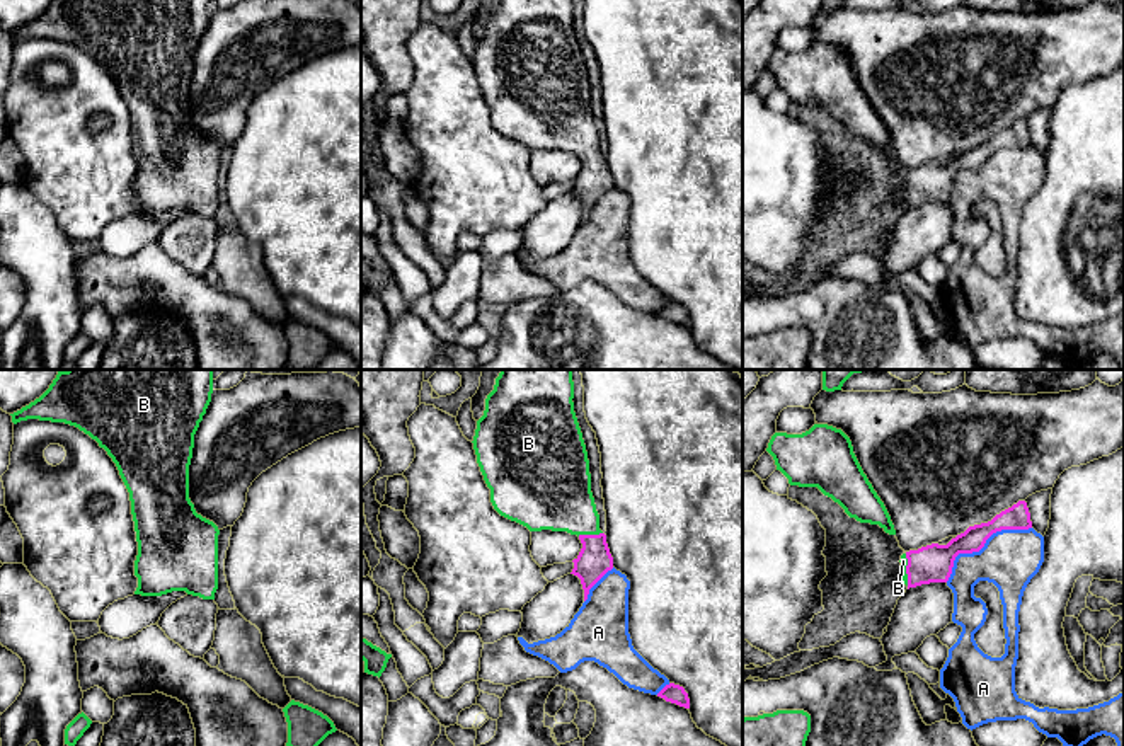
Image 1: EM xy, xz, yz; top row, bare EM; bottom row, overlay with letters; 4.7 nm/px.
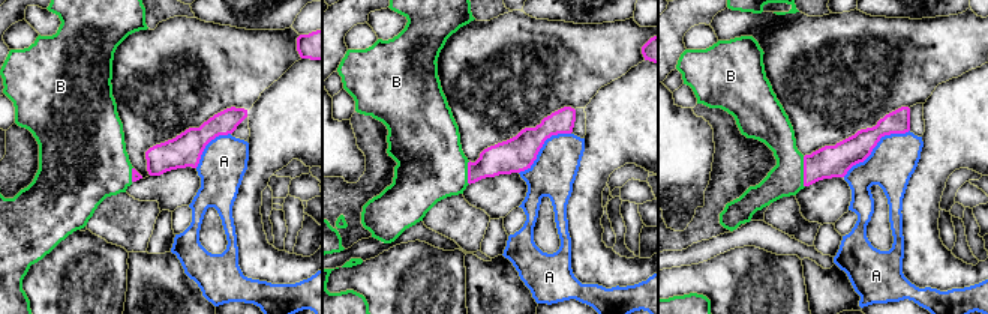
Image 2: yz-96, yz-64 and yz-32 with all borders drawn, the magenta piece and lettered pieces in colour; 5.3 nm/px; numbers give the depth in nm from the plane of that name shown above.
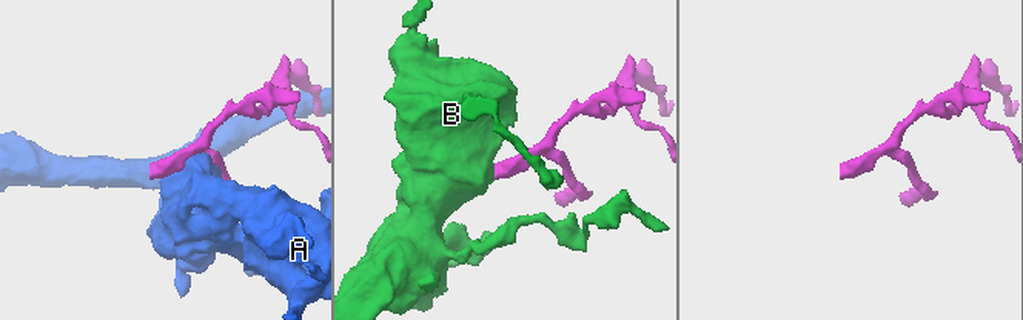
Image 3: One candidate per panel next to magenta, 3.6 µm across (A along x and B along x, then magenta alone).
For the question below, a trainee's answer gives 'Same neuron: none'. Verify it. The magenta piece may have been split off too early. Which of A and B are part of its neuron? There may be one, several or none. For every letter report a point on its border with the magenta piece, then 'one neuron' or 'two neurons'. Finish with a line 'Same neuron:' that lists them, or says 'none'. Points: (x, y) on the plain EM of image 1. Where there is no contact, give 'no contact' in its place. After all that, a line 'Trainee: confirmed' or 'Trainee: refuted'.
A: yz (981, 166) | two neurons
B: yz (906, 188) | one neuron
Same neuron: B
Trainee: refuted

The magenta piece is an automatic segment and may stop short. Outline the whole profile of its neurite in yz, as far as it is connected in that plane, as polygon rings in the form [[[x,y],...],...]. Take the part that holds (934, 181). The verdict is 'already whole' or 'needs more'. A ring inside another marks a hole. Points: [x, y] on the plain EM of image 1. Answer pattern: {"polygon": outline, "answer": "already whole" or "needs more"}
{"polygon": [[[1025,119],[996,133],[991,140],[969,145],[947,164],[932,162],[901,174],[901,201],[916,206],[930,201],[947,201],[954,179],[959,172],[979,170],[986,158],[1001,148],[1032,146],[1030,131]]], "answer": "needs more"}

